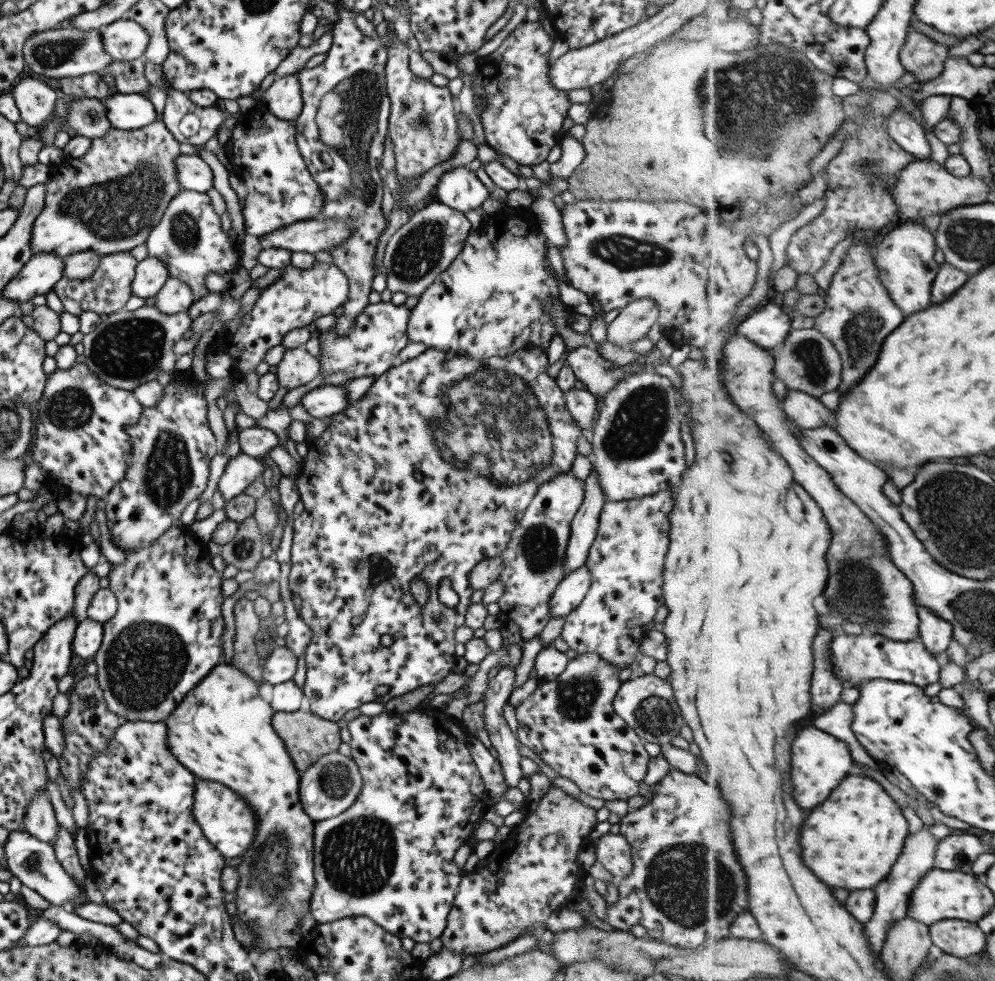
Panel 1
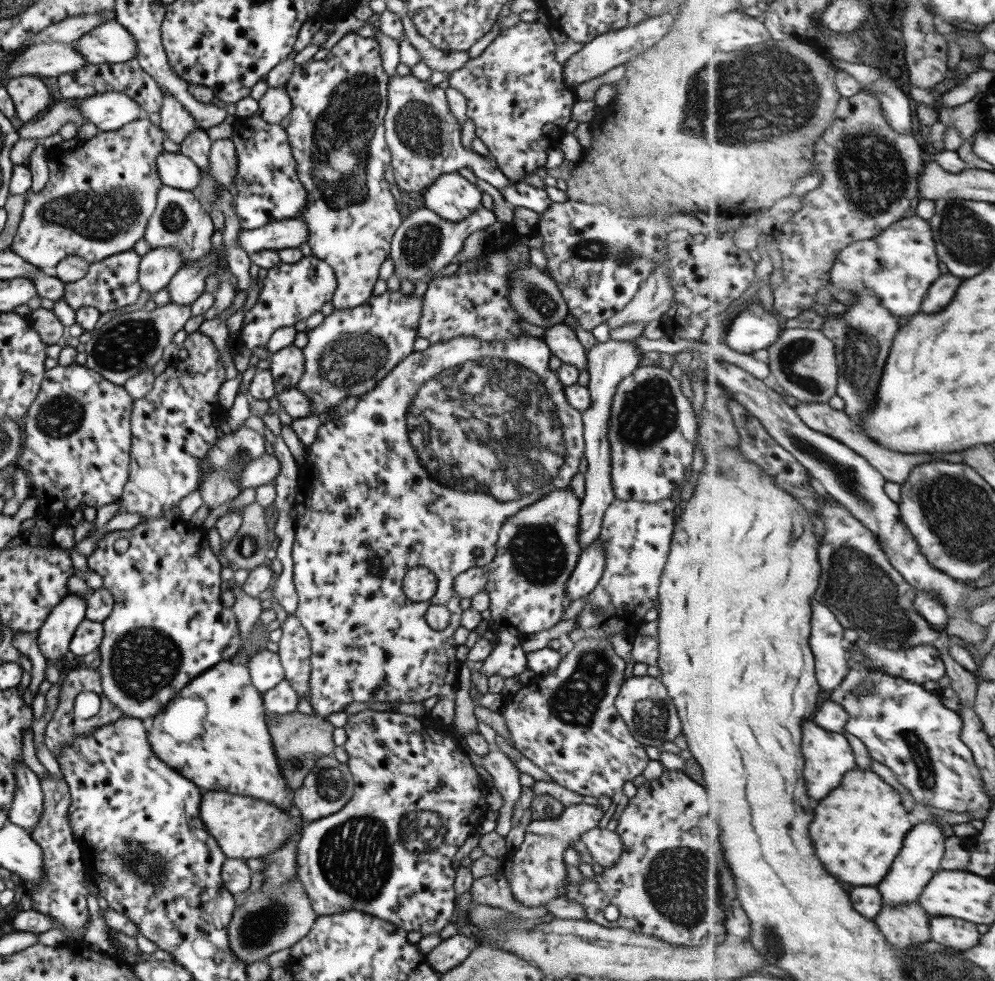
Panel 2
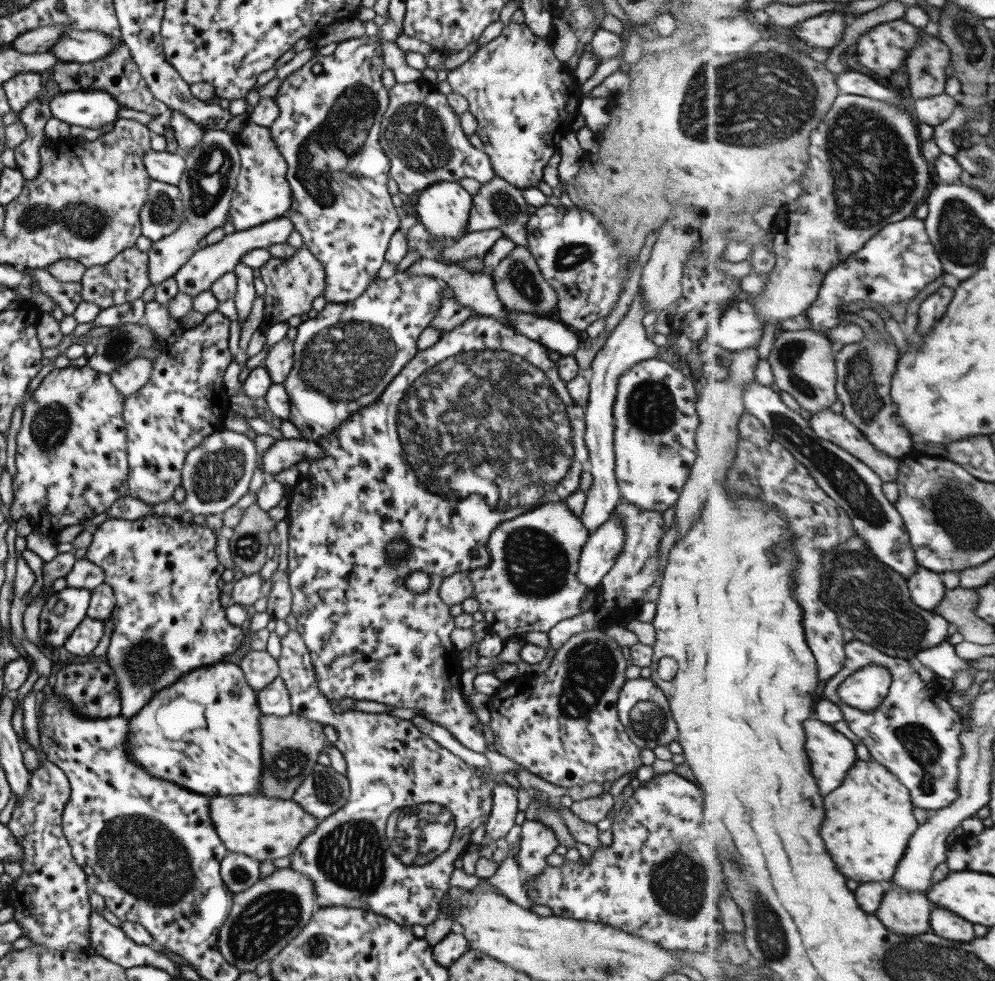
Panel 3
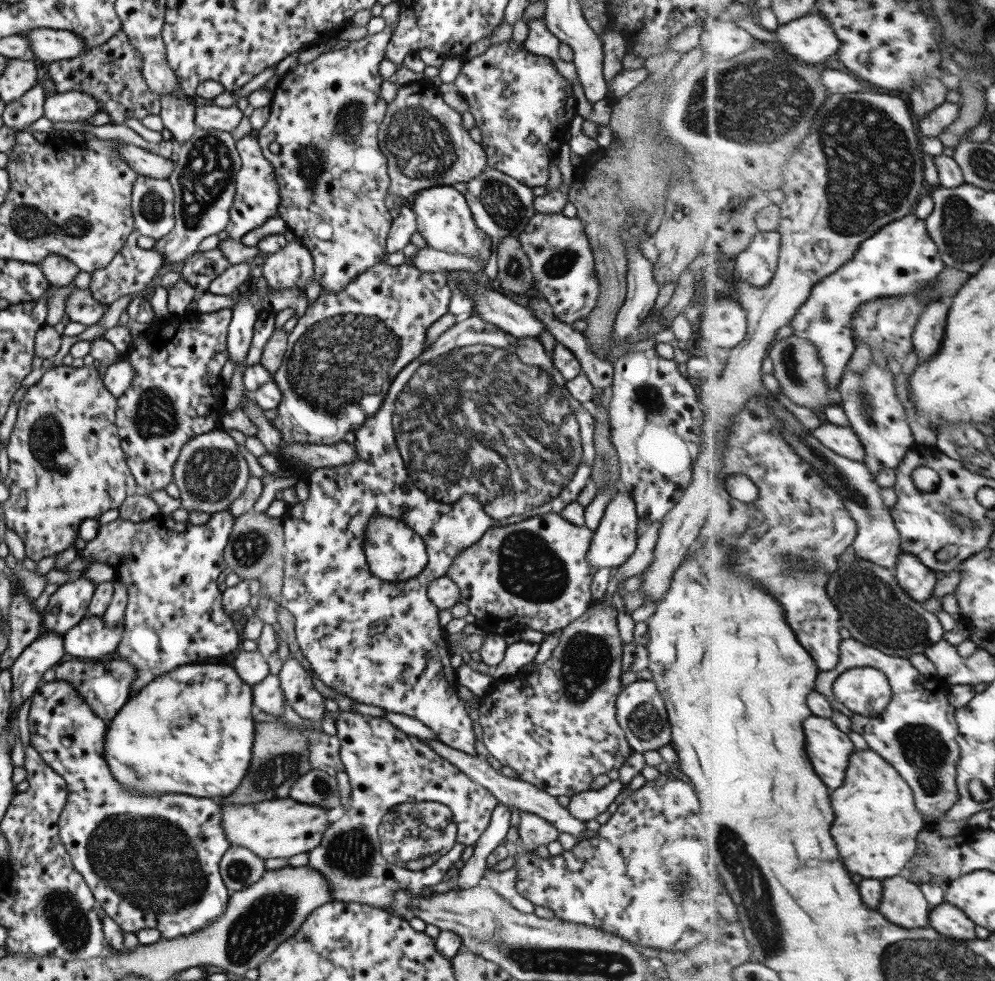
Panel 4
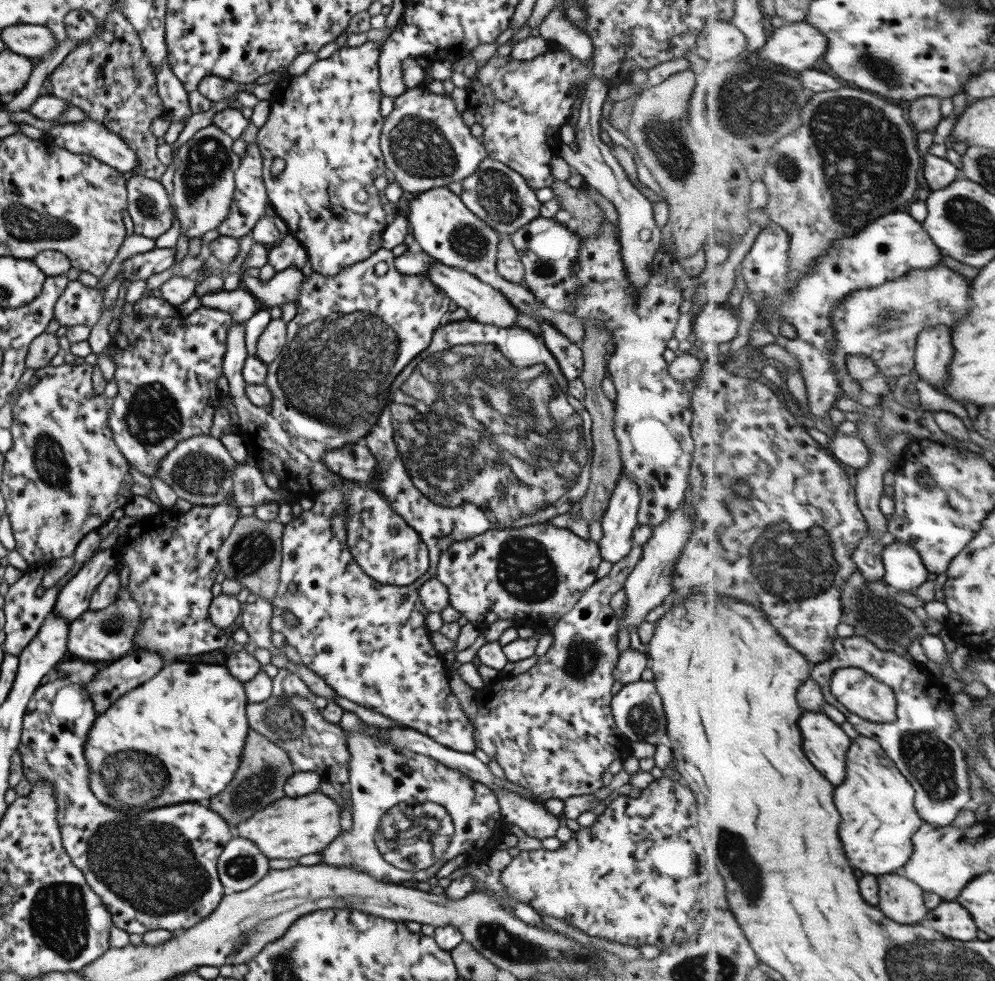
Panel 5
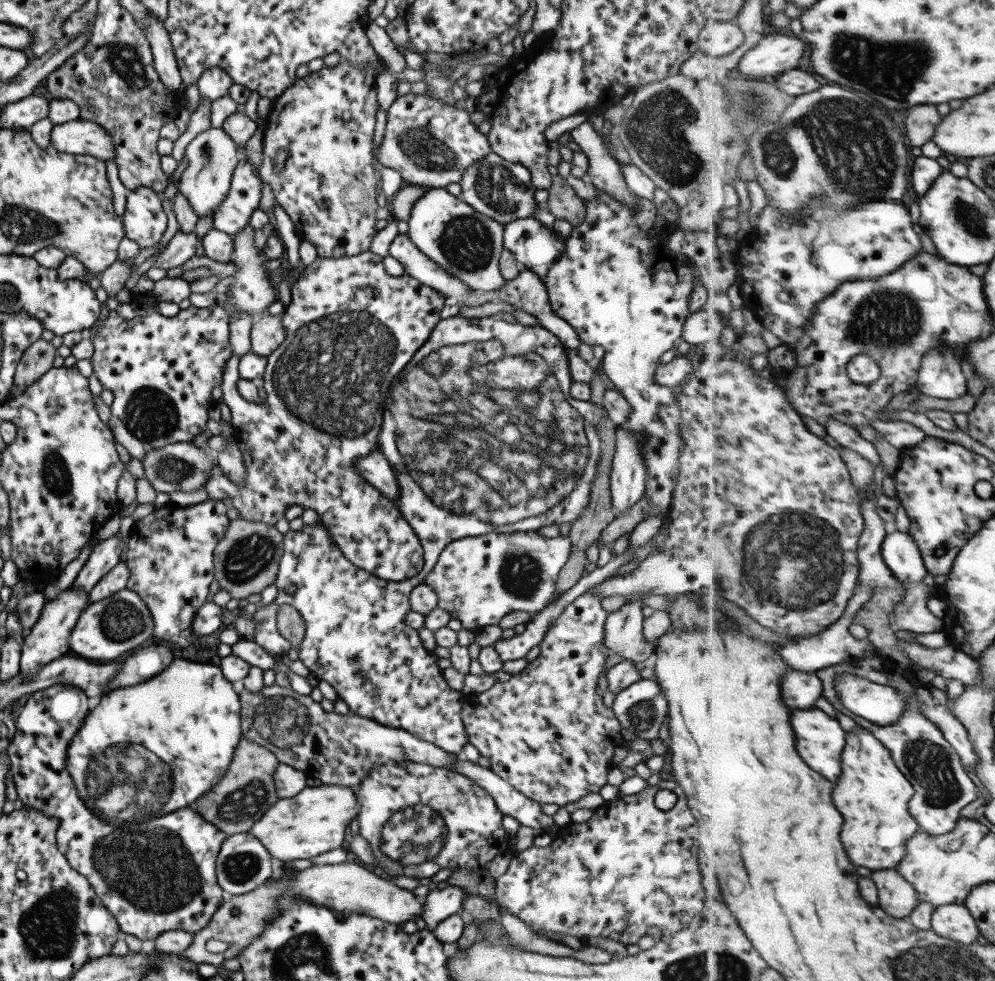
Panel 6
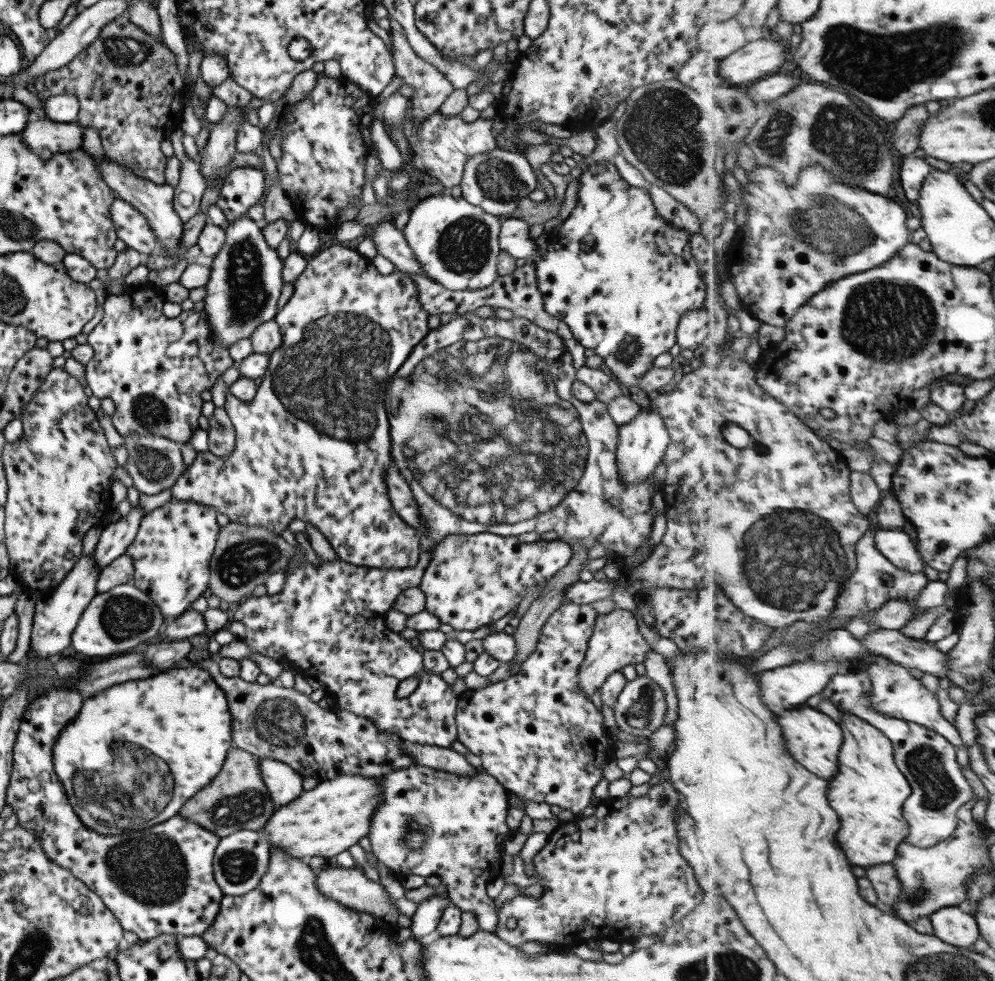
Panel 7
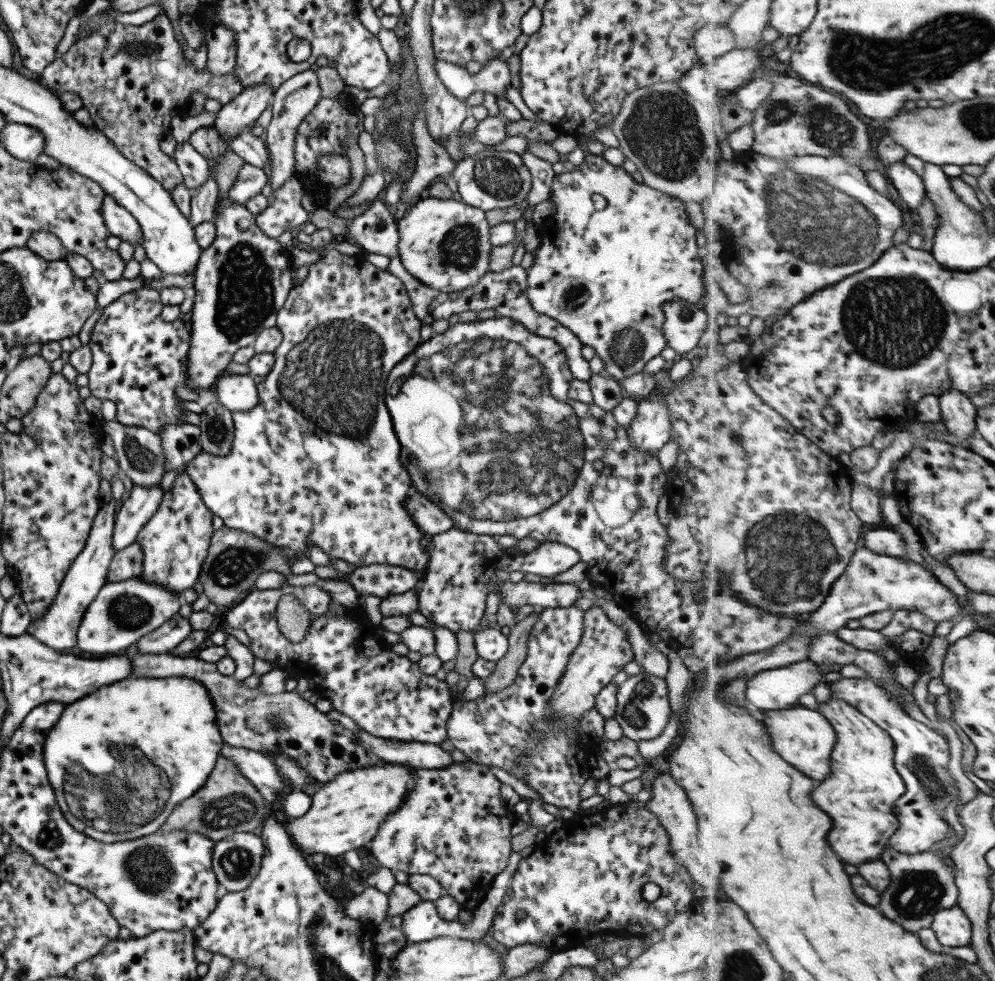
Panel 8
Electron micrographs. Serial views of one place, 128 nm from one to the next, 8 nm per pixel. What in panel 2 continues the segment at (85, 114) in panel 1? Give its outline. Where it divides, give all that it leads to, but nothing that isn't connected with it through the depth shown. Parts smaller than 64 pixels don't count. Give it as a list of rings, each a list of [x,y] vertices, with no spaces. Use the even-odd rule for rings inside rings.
[[[71,99],[69,101],[61,100],[52,107],[48,107],[44,114],[35,121],[23,122],[15,131],[17,131],[19,139],[31,137],[42,139],[57,133],[57,130],[67,122],[71,122],[76,128],[87,122],[87,119],[81,115],[81,111],[77,109],[77,105],[71,103]]]

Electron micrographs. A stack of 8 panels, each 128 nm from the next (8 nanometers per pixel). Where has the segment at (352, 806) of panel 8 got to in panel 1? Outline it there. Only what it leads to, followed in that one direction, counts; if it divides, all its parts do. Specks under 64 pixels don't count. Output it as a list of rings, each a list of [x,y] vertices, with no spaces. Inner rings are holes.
[[[195,777],[193,791],[193,809],[191,809],[193,820],[201,828],[203,836],[217,849],[217,852],[225,858],[240,856],[255,835],[255,825],[258,818],[249,804],[238,794],[227,790],[223,784],[209,779]]]

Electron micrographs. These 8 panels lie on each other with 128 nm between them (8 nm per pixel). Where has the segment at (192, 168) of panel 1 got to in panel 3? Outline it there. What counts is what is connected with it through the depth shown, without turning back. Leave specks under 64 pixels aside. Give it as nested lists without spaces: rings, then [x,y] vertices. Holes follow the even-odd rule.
[[[150,149],[145,152],[141,161],[143,161],[143,167],[151,180],[167,185],[177,186],[180,180],[179,176],[185,170],[185,161],[175,152],[159,152]]]

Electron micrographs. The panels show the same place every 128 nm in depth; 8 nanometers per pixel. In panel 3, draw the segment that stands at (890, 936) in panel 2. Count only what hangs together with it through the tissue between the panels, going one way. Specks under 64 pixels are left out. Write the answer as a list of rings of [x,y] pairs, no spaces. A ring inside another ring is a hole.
[[[893,888],[886,892],[877,915],[891,933],[917,936],[932,933],[934,908],[925,894]]]

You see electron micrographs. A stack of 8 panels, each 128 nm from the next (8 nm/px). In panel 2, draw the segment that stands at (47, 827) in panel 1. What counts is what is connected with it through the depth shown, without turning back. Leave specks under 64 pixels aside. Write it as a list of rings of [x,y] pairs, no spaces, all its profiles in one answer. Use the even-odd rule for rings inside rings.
[[[15,762],[15,792],[6,820],[21,828],[33,830],[43,810],[43,793],[39,780],[24,762]]]

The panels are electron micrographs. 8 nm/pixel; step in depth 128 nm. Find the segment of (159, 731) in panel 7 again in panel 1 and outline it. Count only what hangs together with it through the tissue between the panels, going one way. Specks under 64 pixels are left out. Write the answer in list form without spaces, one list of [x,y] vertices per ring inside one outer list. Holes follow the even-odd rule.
[[[221,662],[209,670],[209,674],[201,678],[163,720],[167,727],[167,747],[183,767],[189,769],[194,777],[225,784],[249,804],[258,818],[253,841],[240,854],[241,862],[234,867],[238,882],[234,891],[235,901],[230,905],[236,921],[250,927],[253,950],[257,950],[254,956],[276,948],[295,949],[300,944],[303,937],[298,932],[299,920],[303,914],[310,913],[310,899],[315,886],[311,851],[314,822],[301,809],[298,795],[300,774],[283,741],[271,726],[274,711],[259,697],[257,687],[245,672]]]

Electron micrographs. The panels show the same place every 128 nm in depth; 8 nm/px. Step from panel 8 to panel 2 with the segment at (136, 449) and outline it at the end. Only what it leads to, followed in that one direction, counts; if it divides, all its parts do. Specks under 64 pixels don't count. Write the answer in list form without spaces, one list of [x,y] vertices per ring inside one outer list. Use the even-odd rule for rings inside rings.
[[[239,427],[230,434],[223,435],[215,440],[214,446],[204,455],[200,461],[201,476],[199,476],[198,489],[201,490],[201,504],[205,504],[208,510],[223,504],[223,502],[237,496],[239,488],[239,473],[245,469],[247,462],[259,459],[265,450],[263,435],[251,428]],[[207,462],[211,462],[211,468],[207,468]]]

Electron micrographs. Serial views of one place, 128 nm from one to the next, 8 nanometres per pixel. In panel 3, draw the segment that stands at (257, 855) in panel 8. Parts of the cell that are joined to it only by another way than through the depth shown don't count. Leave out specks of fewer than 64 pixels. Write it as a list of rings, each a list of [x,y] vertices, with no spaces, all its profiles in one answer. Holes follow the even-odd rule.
[[[227,852],[220,863],[219,875],[227,891],[235,894],[258,882],[259,866],[257,860],[245,854]]]

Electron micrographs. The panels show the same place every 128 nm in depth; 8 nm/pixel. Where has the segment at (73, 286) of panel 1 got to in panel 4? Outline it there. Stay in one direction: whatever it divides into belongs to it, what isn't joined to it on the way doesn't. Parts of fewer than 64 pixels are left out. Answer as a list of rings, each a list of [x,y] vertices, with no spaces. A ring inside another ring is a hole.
[[[133,226],[133,230],[129,232],[125,244],[121,246],[121,250],[113,256],[109,263],[103,268],[90,272],[91,280],[87,289],[99,304],[107,307],[113,300],[117,300],[121,296],[127,296],[127,294],[143,290],[148,282],[157,274],[159,268],[165,264],[163,256],[157,250],[153,250],[153,248],[145,250],[137,246],[136,239],[139,236],[139,232]]]

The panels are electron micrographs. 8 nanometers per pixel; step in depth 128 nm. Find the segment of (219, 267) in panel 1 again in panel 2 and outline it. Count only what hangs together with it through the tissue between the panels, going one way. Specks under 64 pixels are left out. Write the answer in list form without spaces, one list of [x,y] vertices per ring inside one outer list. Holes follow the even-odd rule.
[[[162,186],[155,198],[155,210],[151,212],[145,224],[143,238],[150,248],[175,248],[182,253],[183,264],[199,262],[211,250],[210,238],[213,234],[211,217],[199,205],[191,191],[178,190],[174,187]]]

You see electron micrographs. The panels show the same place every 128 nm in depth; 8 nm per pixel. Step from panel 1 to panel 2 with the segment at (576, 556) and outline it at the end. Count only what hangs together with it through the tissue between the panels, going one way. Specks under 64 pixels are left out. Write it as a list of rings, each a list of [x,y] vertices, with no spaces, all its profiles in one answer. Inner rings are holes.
[[[631,340],[605,341],[593,344],[586,350],[587,370],[589,383],[586,386],[590,404],[585,411],[580,413],[582,419],[582,439],[584,440],[584,456],[587,469],[584,473],[584,493],[579,502],[577,544],[579,548],[587,548],[600,534],[602,517],[605,509],[615,498],[611,490],[610,451],[607,440],[607,422],[611,398],[622,378],[631,374],[639,366],[642,354],[635,350]]]

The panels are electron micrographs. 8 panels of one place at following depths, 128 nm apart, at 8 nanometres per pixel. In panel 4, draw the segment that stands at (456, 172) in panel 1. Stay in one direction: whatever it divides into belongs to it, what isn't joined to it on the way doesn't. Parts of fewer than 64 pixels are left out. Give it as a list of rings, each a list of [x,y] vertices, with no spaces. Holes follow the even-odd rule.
[[[435,185],[417,193],[410,209],[415,213],[416,230],[425,239],[427,246],[464,257],[479,257],[485,266],[490,254],[490,238],[475,226],[463,194],[452,186]]]

